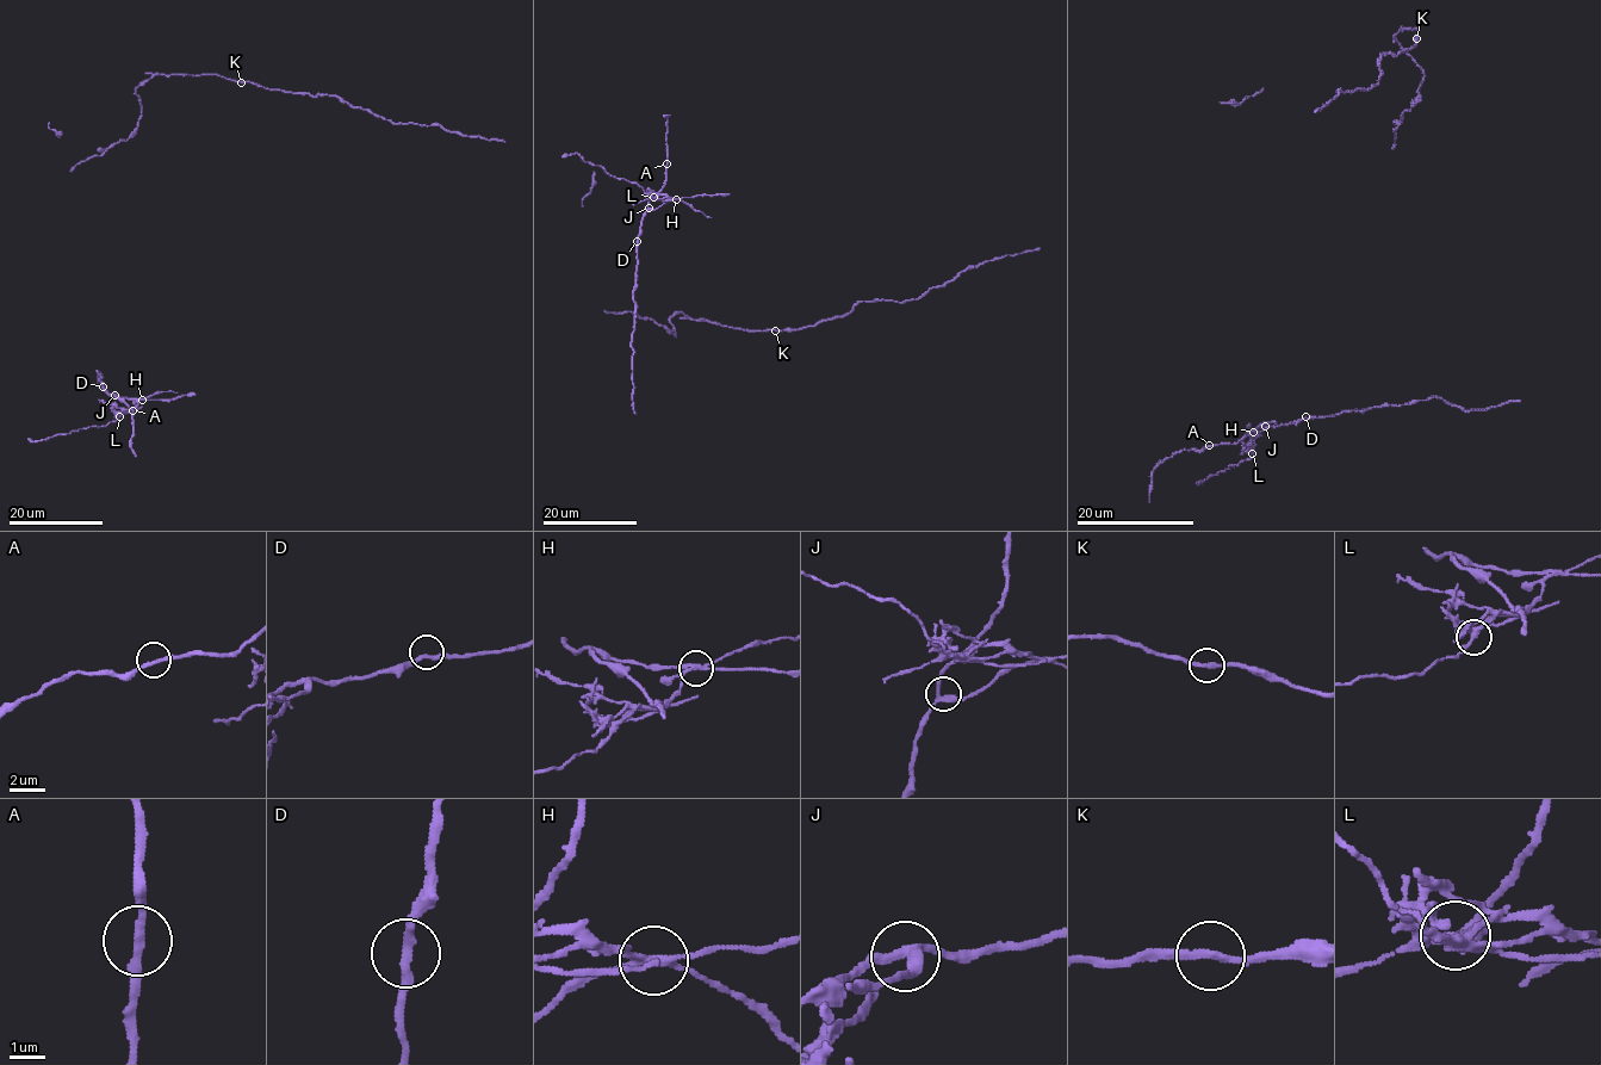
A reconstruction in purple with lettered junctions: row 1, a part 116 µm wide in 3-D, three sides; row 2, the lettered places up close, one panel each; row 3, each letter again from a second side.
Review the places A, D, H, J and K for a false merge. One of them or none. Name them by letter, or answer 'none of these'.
H

